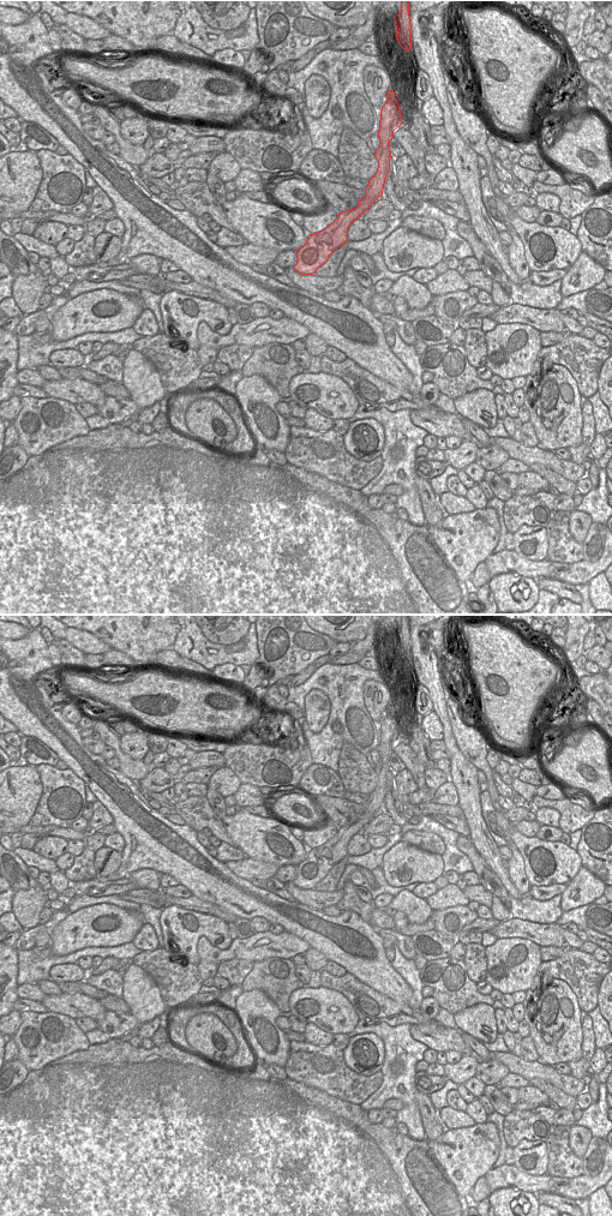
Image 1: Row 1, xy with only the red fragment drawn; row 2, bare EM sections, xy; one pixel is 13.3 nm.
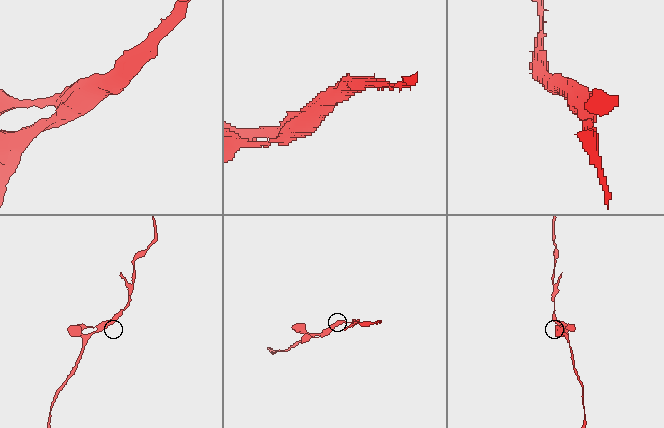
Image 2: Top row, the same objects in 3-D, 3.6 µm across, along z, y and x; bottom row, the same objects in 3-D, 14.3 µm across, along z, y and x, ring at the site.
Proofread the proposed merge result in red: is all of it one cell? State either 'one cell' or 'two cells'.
two cells

